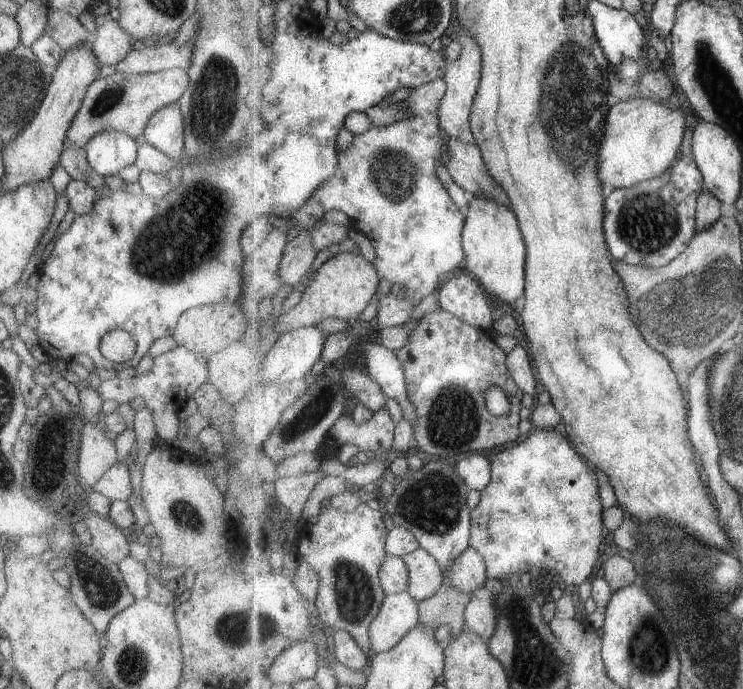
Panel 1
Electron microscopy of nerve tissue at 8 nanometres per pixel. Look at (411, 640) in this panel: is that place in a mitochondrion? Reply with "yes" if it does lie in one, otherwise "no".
no

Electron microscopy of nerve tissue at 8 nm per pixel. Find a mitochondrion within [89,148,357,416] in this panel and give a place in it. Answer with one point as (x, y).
(174, 245)

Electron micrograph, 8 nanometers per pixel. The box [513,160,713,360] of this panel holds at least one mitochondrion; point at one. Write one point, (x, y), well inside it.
(644, 223)

